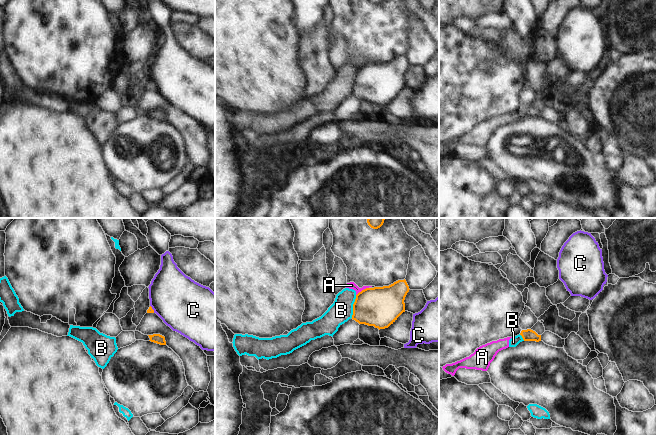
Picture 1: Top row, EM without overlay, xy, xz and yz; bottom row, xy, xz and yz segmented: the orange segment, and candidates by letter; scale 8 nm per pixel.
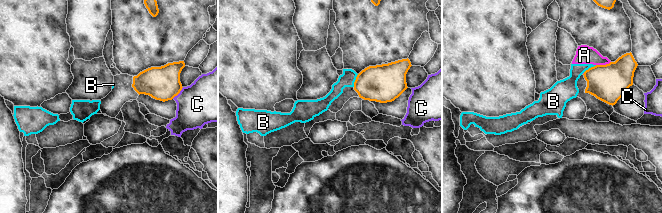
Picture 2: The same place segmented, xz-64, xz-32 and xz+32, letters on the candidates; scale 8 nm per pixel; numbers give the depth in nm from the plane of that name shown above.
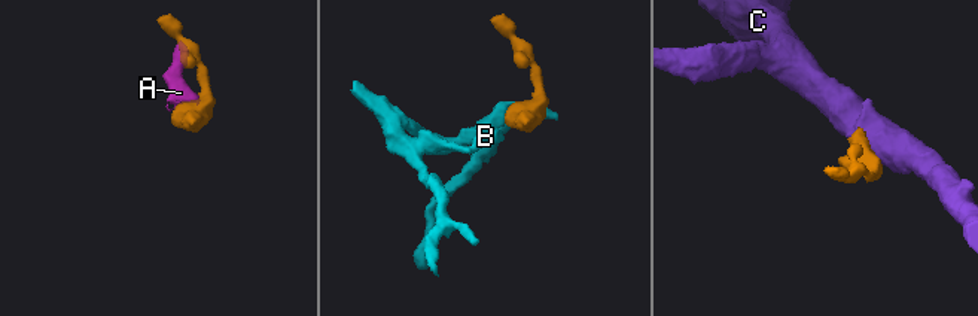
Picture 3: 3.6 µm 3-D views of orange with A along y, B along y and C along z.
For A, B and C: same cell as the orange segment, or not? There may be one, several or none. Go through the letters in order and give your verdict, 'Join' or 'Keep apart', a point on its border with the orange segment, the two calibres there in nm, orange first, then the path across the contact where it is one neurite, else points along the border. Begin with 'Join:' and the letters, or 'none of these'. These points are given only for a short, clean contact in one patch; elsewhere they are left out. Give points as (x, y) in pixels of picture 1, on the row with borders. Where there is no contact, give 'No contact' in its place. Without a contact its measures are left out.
Join: none of these
A: Keep apart. Touches orange at xz (362, 290). Thickness 320 nm (orange) against 60 nm. Boundary: xz (368, 287), (356, 295)
B: Keep apart. Touches orange at xz (353, 306). Thickness 320 nm (orange) against 180 nm
C: Keep apart. Touches orange at xy (152, 309). Thickness 50 nm (orange) against 400 nm. Boundary: xy (150, 305), (154, 312)

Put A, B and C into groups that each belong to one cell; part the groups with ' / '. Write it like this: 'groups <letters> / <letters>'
groups A B / C

